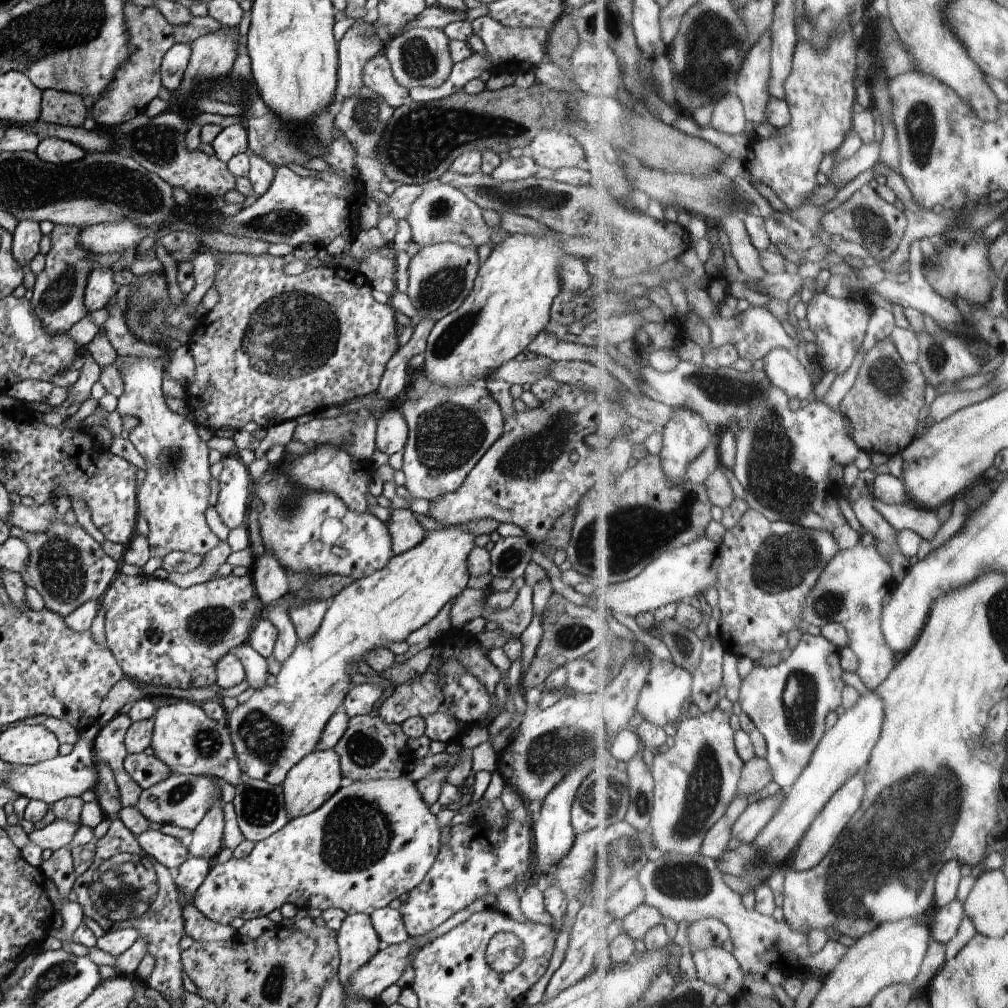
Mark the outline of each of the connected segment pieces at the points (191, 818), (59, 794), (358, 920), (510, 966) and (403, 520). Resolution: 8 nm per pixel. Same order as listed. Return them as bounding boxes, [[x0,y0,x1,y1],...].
[[132,774,222,831],[4,740,98,805],[337,913,383,987],[486,932,525,973],[386,508,427,555]]

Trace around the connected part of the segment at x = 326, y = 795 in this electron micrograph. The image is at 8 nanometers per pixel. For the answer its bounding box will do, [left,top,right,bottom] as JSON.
[282,749,342,821]

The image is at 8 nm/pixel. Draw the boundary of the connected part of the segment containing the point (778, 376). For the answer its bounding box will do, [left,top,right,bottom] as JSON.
[765,347,816,403]

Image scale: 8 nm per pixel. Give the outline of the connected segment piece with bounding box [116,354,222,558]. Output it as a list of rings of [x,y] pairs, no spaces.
[[[165,354],[165,356],[161,356],[159,358],[153,358],[153,357],[137,357],[137,356],[124,356],[125,361],[124,368],[120,368],[120,372],[124,372],[124,392],[121,396],[118,398],[118,404],[117,404],[117,412],[120,416],[136,416],[138,418],[138,425],[131,428],[129,430],[129,442],[132,442],[134,444],[136,450],[146,458],[148,471],[147,472],[147,478],[146,482],[144,483],[144,486],[140,488],[140,490],[137,492],[137,506],[139,508],[140,514],[143,514],[146,517],[146,520],[149,524],[149,532],[147,536],[147,541],[149,542],[149,553],[151,556],[158,556],[158,558],[163,558],[163,556],[166,556],[169,552],[172,551],[182,551],[187,553],[192,553],[193,555],[200,555],[204,556],[207,552],[210,552],[210,549],[213,549],[215,546],[218,546],[222,539],[221,536],[218,533],[213,532],[210,527],[208,527],[208,523],[206,523],[206,514],[204,513],[206,508],[208,508],[208,496],[211,492],[211,489],[209,487],[209,480],[210,480],[210,465],[208,463],[208,452],[209,448],[206,447],[206,443],[198,437],[198,431],[197,426],[192,423],[188,422],[186,420],[186,416],[183,414],[179,414],[178,412],[174,412],[168,405],[166,405],[166,399],[165,394],[163,393],[162,386],[163,386],[163,366],[165,363],[167,363],[168,356]]]

